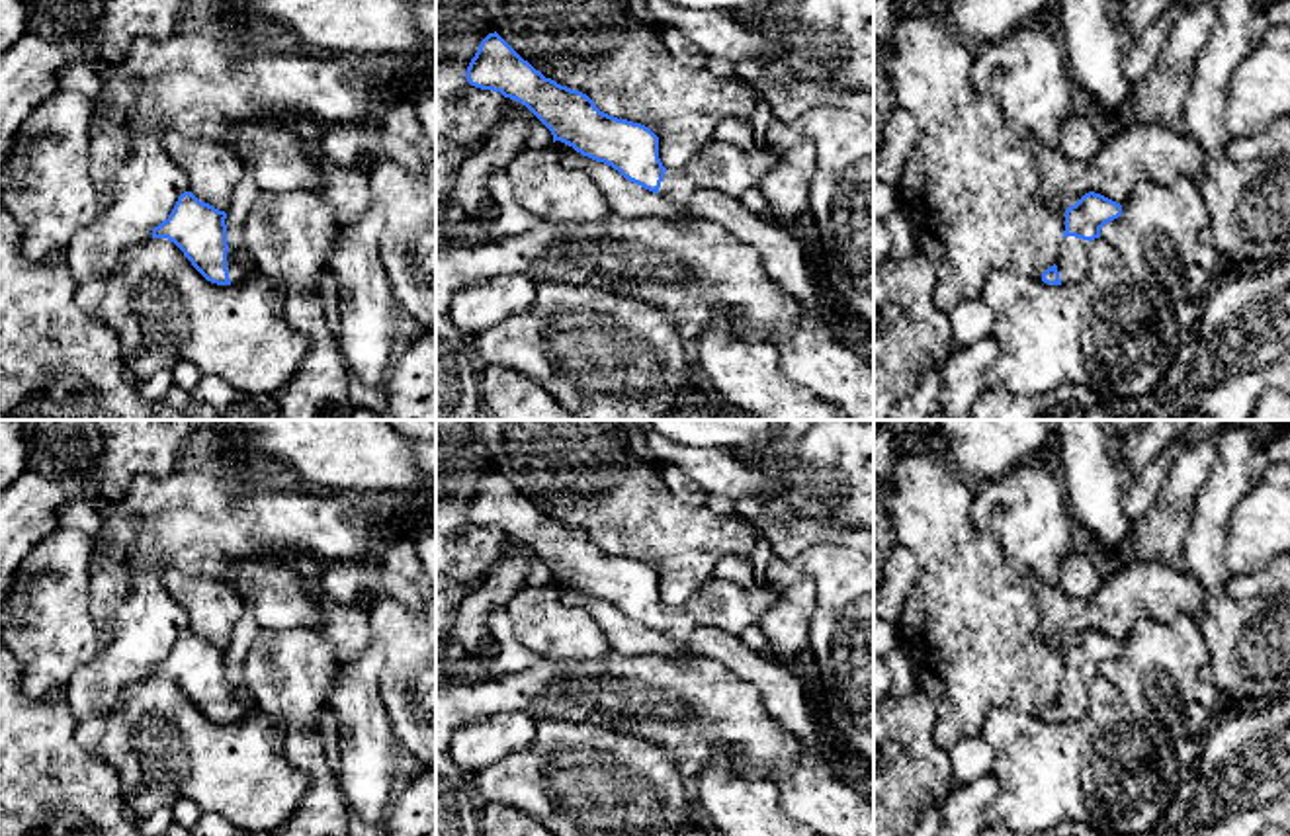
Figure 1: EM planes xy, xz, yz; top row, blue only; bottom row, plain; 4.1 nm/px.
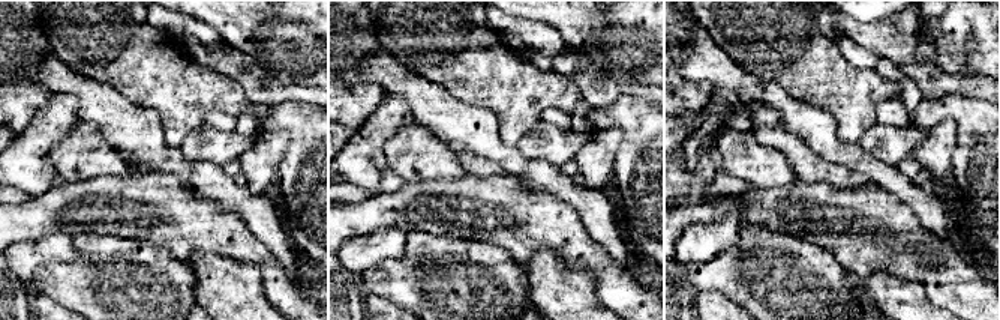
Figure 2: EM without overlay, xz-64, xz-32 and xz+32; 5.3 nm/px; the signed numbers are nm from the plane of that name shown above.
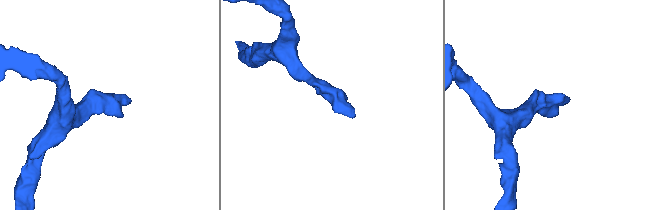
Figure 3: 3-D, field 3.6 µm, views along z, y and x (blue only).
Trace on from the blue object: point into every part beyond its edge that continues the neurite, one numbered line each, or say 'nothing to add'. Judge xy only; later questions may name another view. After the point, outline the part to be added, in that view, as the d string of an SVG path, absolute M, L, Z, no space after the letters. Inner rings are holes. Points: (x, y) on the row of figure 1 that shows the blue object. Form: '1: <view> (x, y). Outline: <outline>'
1: xy (237, 272). Outline: M233 248L227 252L227 270L229 270L229 279L231 285L244 281L256 272L248 272L244 266L238 264L238 256Z

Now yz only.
1: yz (1074, 266). Outline: M1065 236L1055 258L1055 266L1059 272L1061 285L1081 283L1089 277L1091 262L1089 262L1091 240Z

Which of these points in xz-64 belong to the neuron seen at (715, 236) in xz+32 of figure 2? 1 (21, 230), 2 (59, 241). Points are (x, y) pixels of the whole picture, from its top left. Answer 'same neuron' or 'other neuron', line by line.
1: other neuron
2: same neuron

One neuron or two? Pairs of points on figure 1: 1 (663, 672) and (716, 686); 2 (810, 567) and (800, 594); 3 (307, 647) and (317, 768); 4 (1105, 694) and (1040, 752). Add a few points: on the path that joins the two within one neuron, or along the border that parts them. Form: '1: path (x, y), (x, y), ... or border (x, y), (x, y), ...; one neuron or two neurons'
1: path (677, 686), (702, 686); one neuron
2: border (816, 583), (806, 579), (780, 590); two neurons
3: path (298, 676), (296, 729), (301, 739); one neuron
4: path (1103, 713), (1070, 747), (1060, 747); one neuron

